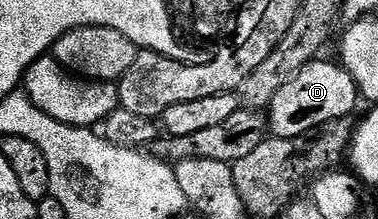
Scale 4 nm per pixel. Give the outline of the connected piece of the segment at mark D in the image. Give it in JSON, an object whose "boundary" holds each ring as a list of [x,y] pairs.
{"boundary":[[[316,60],[305,64],[305,68],[301,68],[301,72],[297,72],[297,76],[293,76],[293,80],[289,80],[277,92],[277,96],[273,96],[266,115],[270,133],[274,137],[301,136],[305,132],[325,124],[325,120],[351,118],[354,115],[355,105],[361,102],[359,85],[338,61],[323,61]]]}

